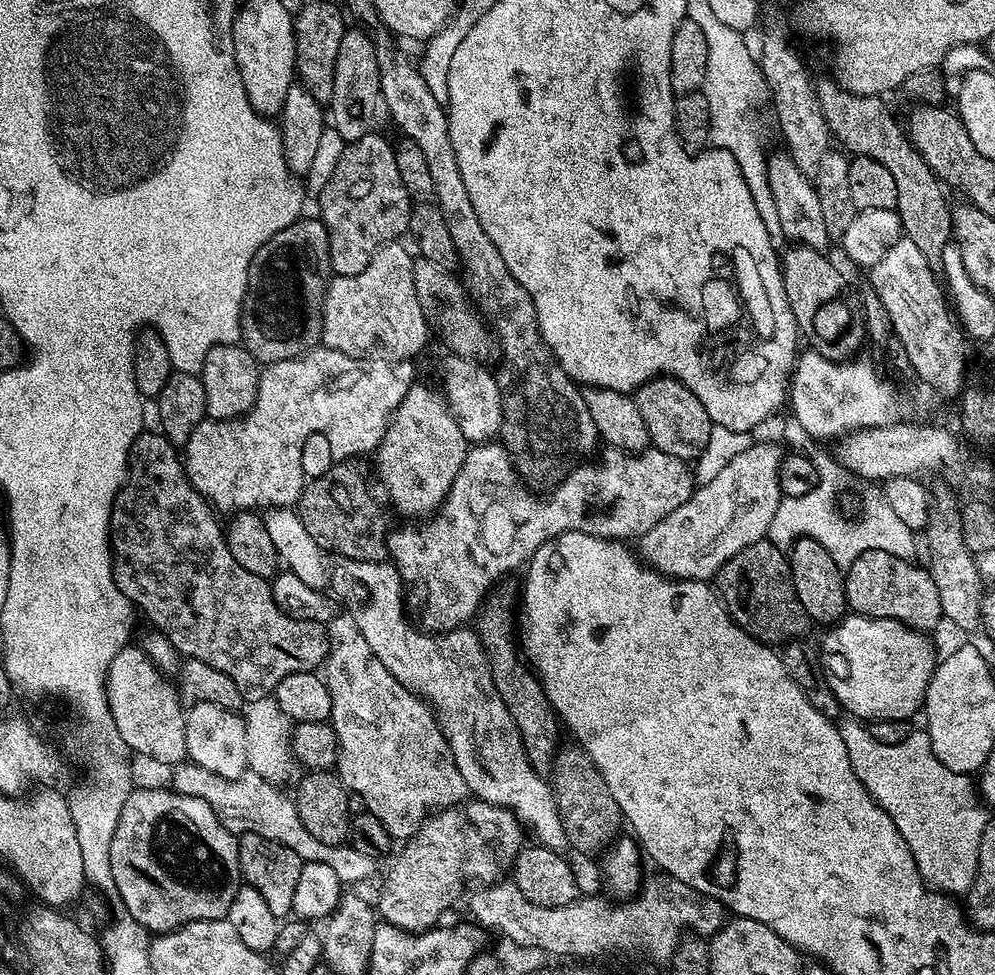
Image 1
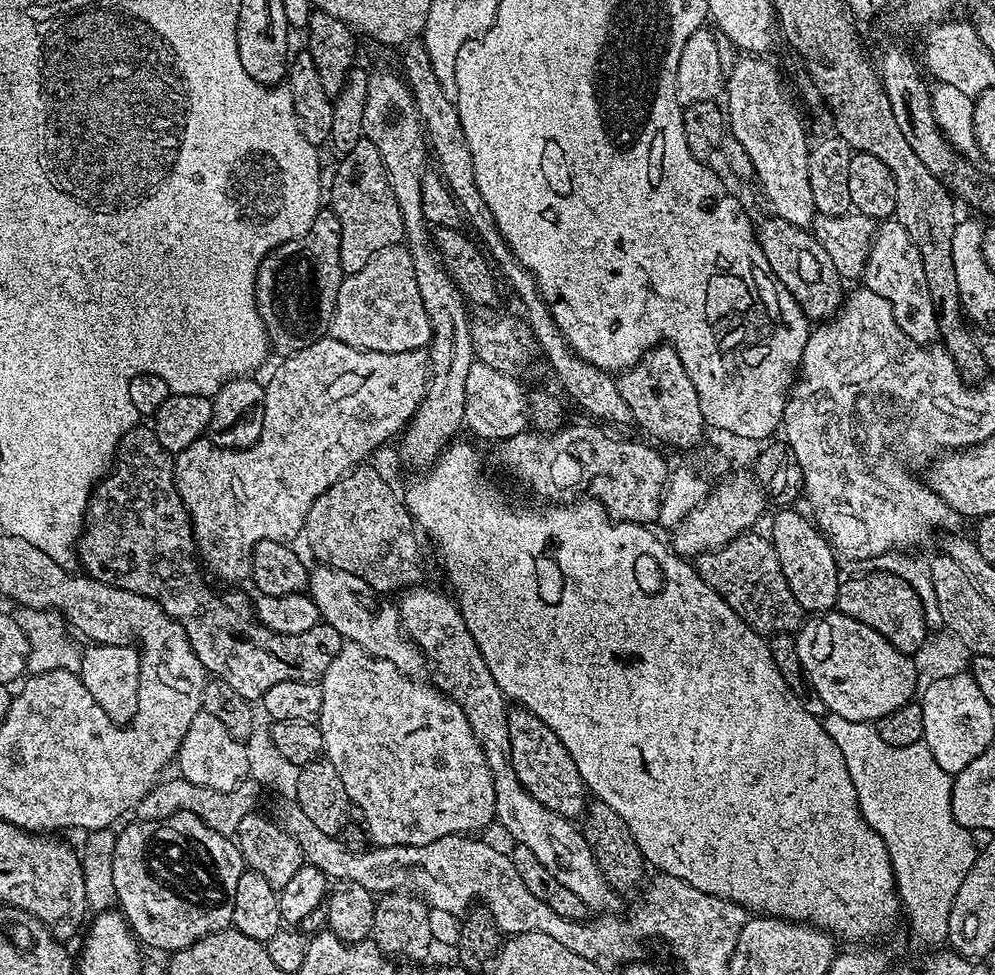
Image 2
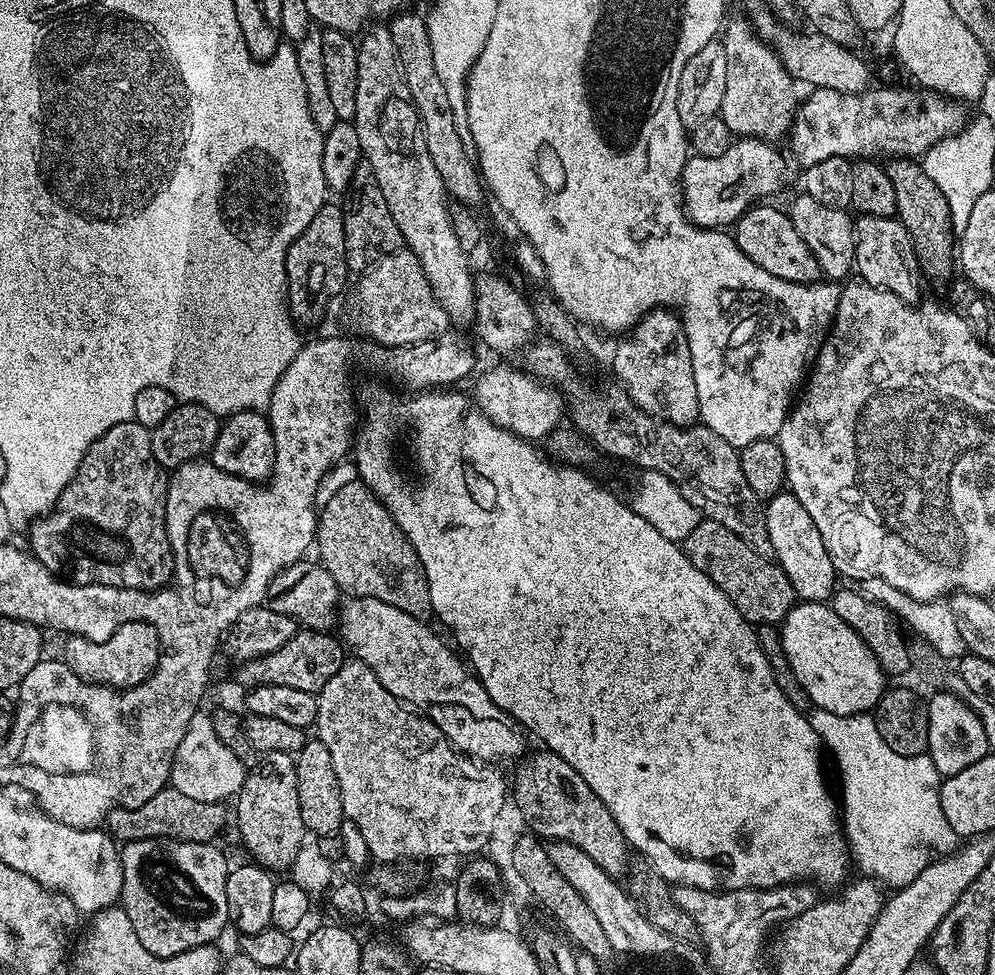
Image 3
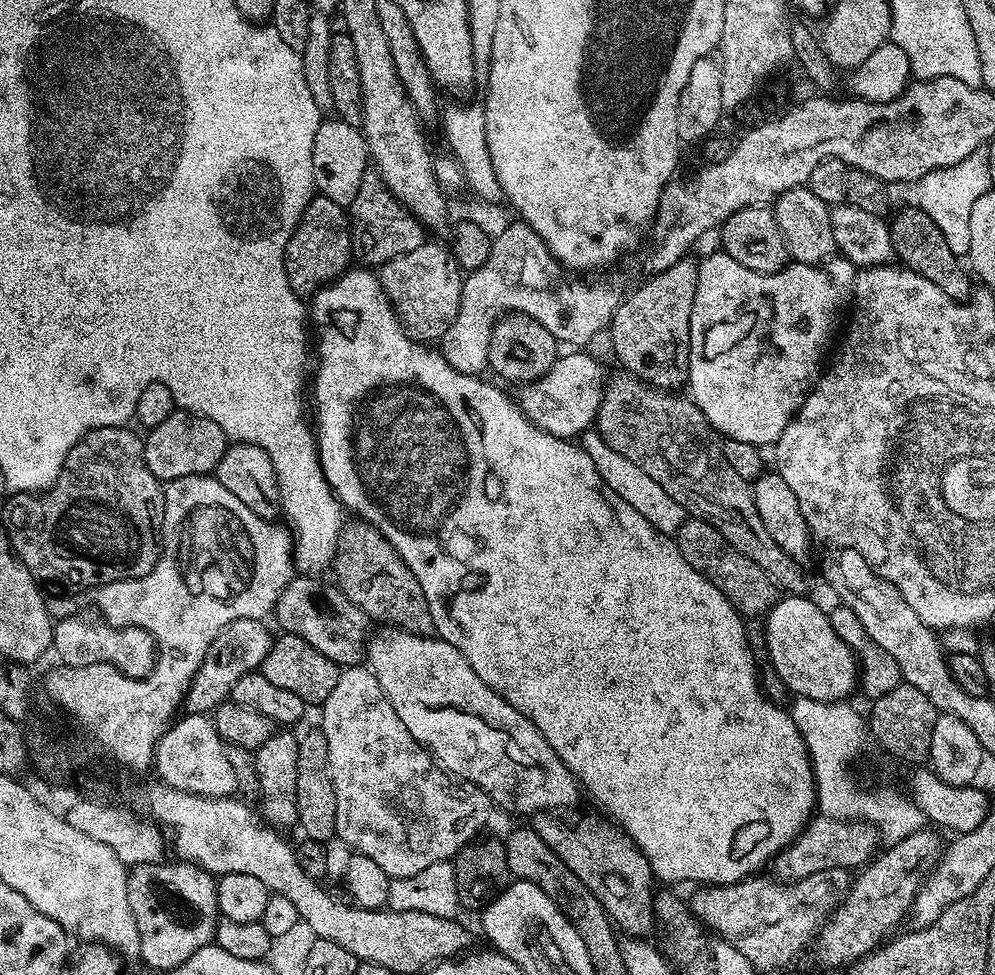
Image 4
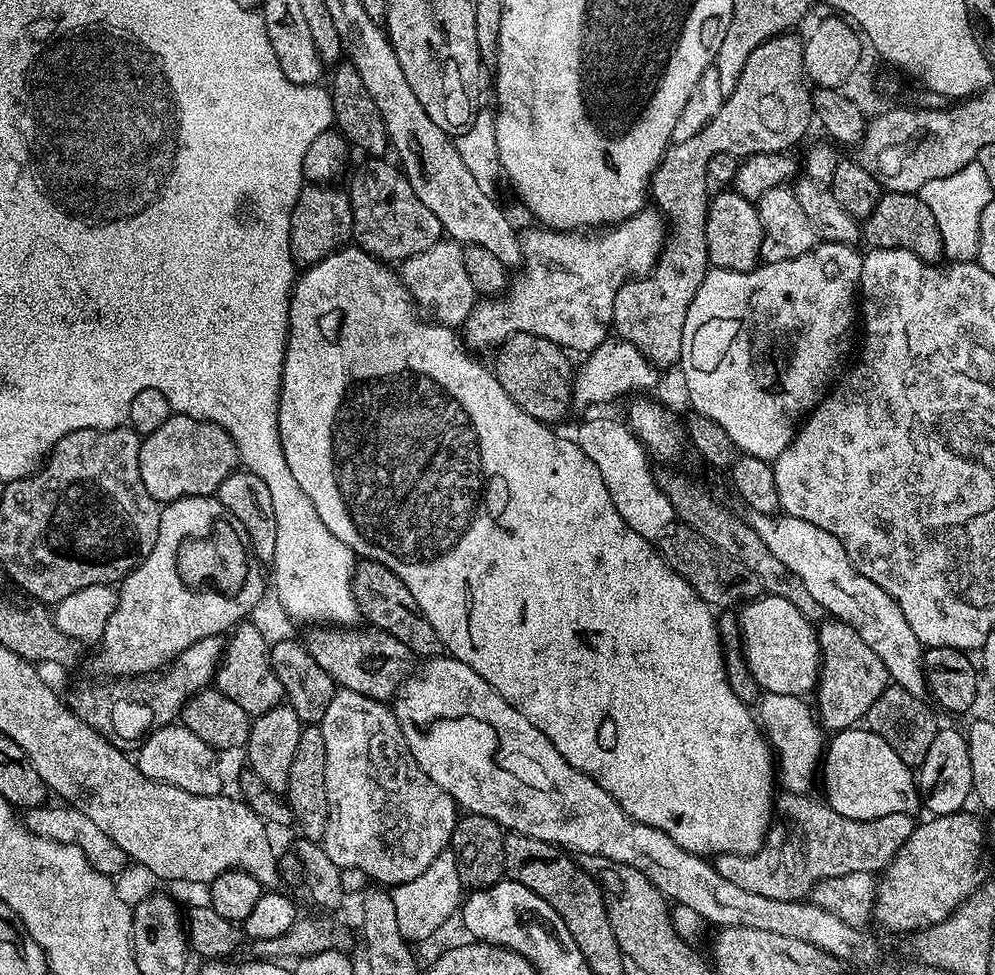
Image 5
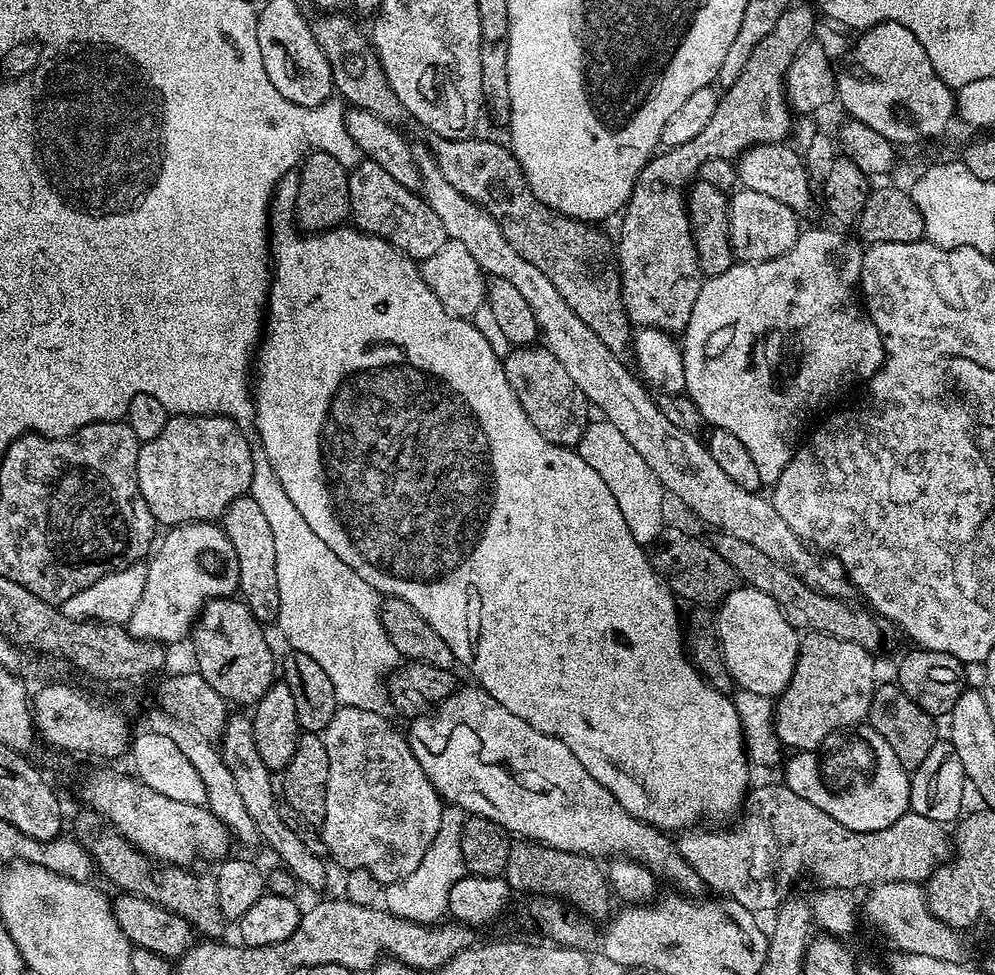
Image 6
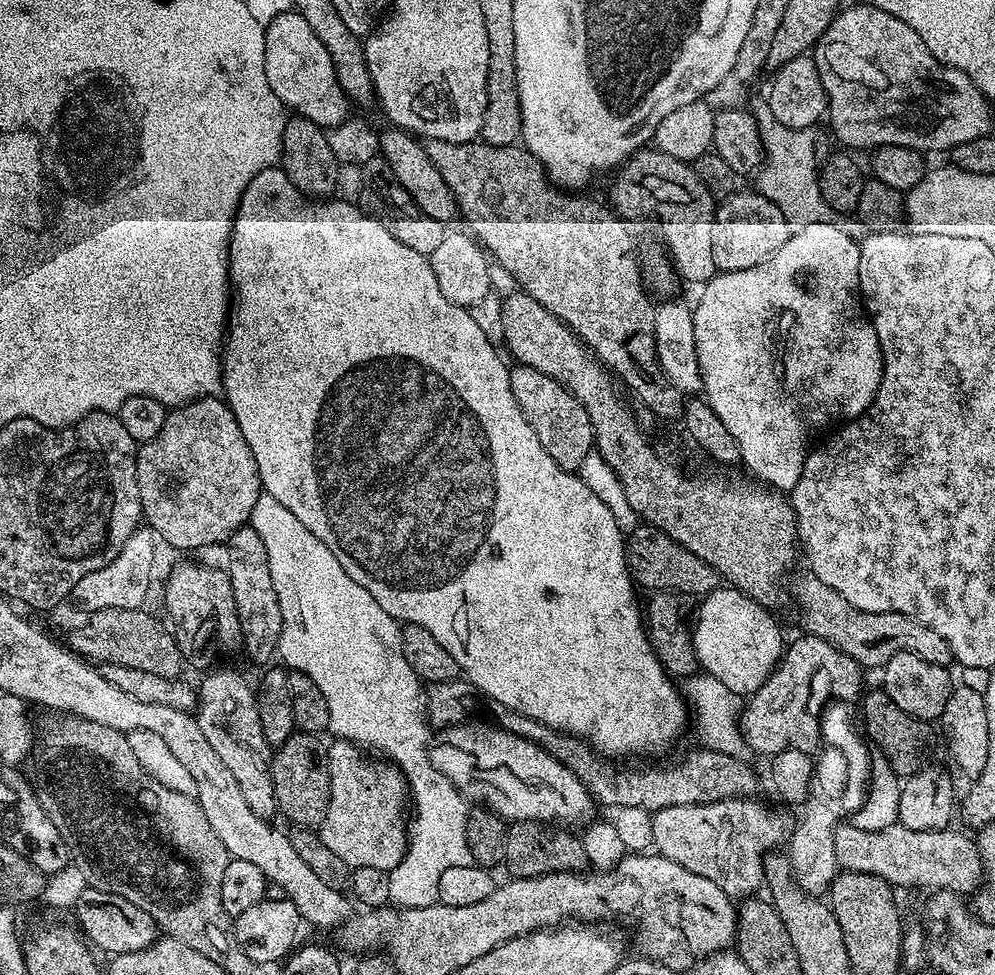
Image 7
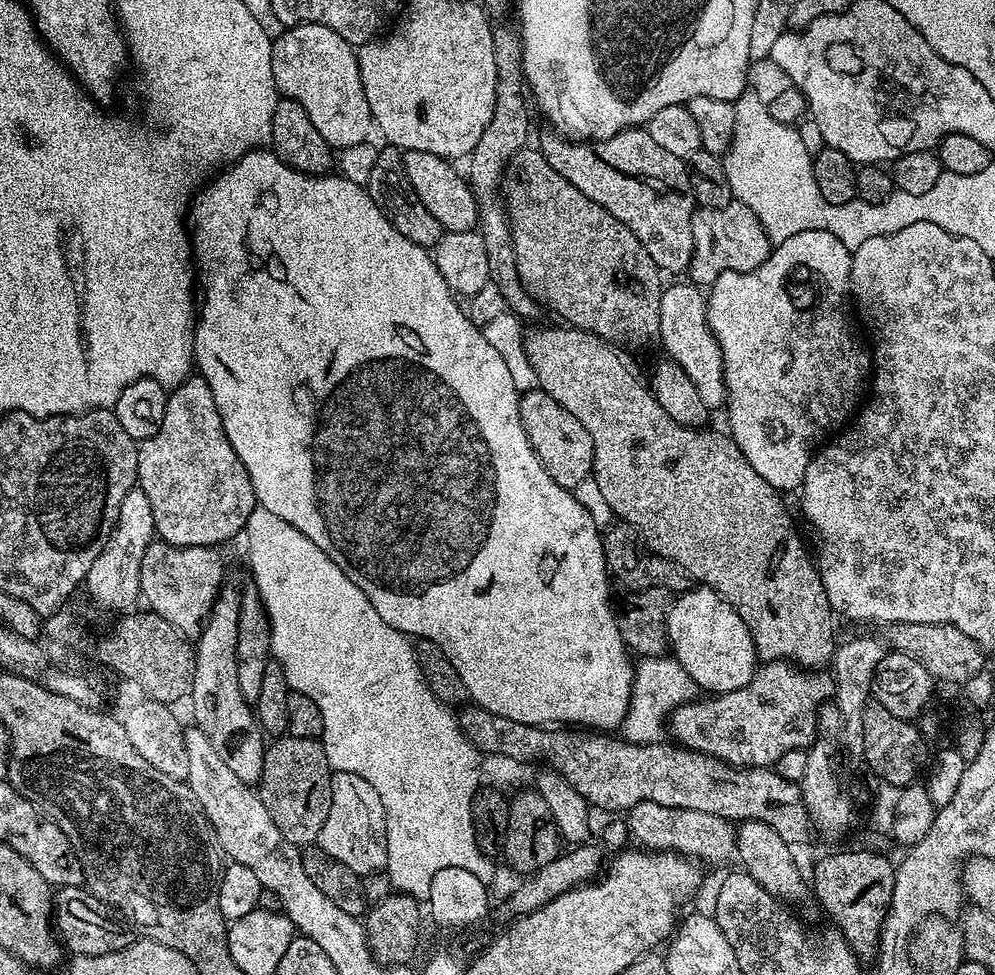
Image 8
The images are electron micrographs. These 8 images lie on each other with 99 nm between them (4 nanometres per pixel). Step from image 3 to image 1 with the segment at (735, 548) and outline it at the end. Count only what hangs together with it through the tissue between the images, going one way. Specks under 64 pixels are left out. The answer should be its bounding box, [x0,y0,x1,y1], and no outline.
[714,539,810,646]

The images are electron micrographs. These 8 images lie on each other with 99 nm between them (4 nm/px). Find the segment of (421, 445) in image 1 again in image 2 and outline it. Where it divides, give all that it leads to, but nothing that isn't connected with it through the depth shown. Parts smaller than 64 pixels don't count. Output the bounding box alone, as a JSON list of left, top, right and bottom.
[362,68,474,470]

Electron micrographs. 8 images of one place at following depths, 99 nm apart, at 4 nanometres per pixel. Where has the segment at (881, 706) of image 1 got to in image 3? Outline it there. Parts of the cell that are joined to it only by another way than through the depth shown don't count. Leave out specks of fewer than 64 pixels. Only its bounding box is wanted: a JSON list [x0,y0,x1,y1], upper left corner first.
[779,600,886,716]

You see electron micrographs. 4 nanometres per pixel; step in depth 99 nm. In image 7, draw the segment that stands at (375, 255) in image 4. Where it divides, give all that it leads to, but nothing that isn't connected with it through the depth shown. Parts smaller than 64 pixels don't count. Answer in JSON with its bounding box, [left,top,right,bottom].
[359,154,446,258]

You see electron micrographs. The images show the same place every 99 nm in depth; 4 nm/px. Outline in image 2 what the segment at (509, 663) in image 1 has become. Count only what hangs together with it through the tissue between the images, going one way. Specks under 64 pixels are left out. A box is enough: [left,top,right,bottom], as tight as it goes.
[508,706,586,818]

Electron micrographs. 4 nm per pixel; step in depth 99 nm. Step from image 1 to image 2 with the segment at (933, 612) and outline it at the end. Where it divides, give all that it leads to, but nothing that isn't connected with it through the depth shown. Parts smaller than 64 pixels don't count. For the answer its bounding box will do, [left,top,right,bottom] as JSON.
[835,570,930,653]

